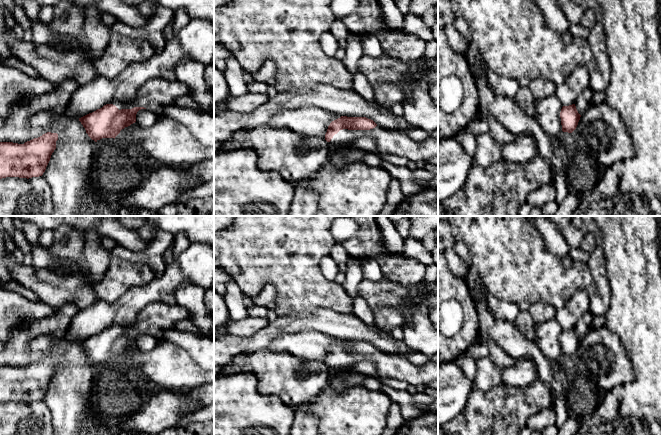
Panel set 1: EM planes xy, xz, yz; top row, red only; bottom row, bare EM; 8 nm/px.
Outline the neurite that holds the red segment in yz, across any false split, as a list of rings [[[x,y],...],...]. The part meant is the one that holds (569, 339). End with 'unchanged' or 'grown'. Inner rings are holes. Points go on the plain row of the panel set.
[[[588,311],[576,323],[575,327],[563,330],[560,336],[562,355],[572,357],[591,328],[594,316]]]; grown

